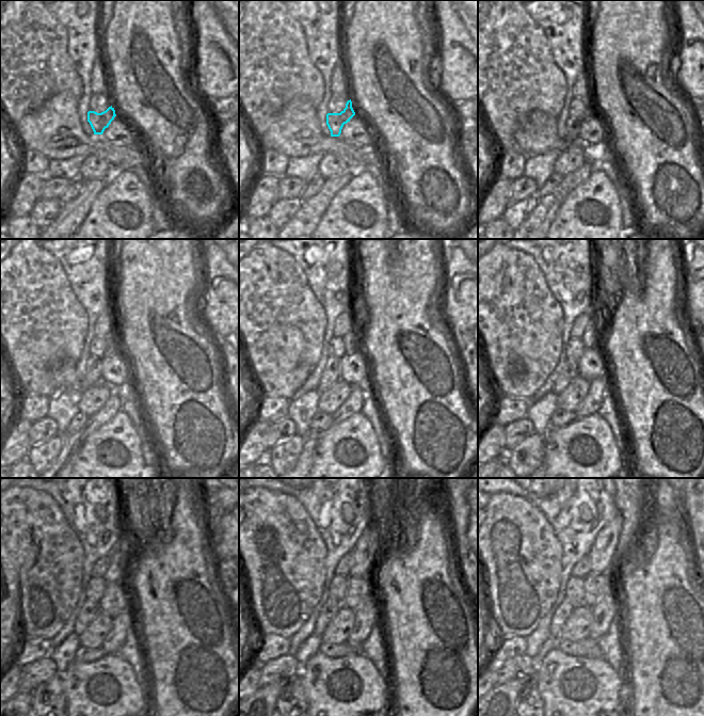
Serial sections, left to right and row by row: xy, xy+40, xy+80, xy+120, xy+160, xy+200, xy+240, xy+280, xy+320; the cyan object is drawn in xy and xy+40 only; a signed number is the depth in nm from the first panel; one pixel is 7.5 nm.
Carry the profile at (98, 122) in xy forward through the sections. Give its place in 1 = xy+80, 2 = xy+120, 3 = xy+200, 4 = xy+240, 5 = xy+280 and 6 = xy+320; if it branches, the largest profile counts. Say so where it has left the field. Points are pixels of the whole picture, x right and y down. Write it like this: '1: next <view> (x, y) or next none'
1: next xy+80 (573, 124)
2: next xy+120 (93, 376)
3: next xy+200 (570, 370)
4: next xy+240 (91, 609)
5: next xy+280 (329, 610)
6: next xy+320 (564, 609)

